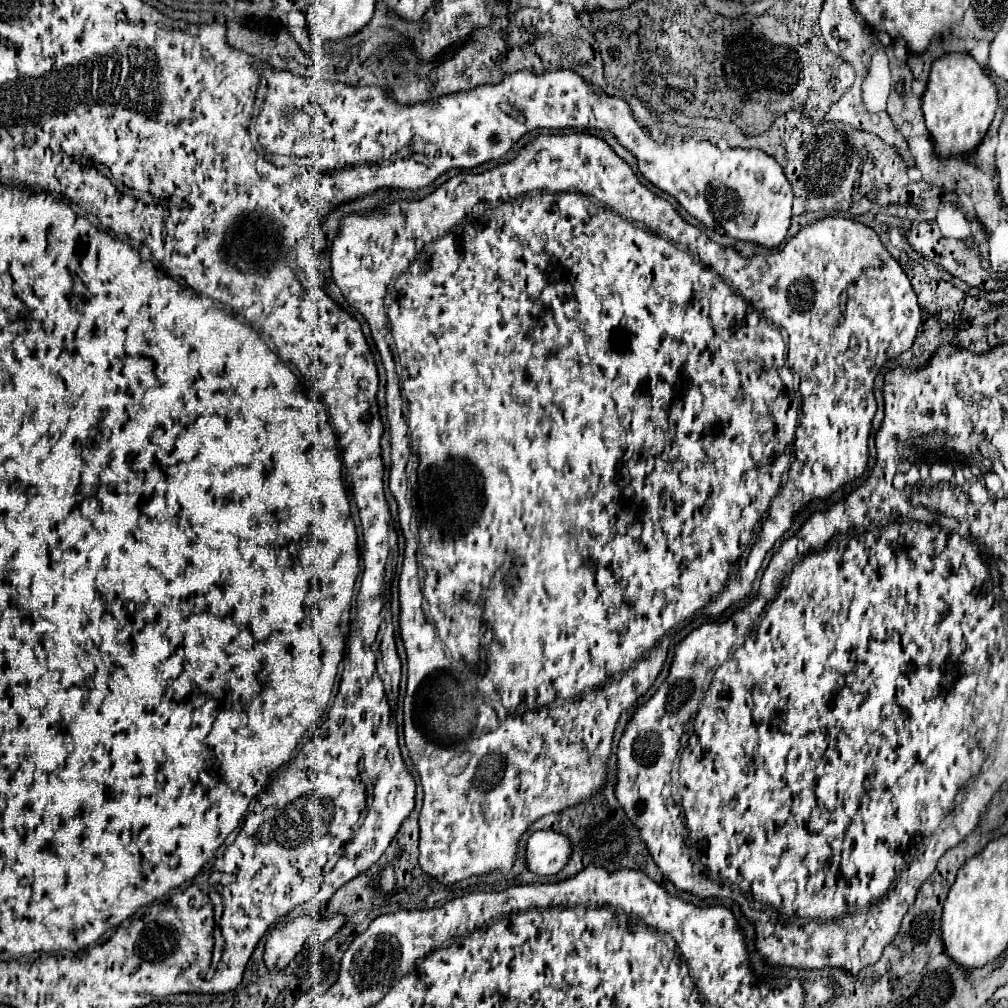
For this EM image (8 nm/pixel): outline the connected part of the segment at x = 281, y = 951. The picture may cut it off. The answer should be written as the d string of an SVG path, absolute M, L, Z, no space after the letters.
M334 914L324 920L302 916L302 918L290 920L284 926L274 928L266 940L266 950L264 950L266 968L268 970L286 968L306 942L310 947L322 944L332 934L336 934L342 924L344 924L344 918L340 914Z

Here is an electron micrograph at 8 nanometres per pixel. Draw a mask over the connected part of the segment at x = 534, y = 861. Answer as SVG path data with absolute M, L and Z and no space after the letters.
M536 830L526 842L526 866L538 876L560 872L570 858L570 844L564 834L554 830Z

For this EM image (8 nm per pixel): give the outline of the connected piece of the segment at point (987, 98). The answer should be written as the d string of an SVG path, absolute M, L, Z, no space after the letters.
M946 54L932 64L928 88L922 98L922 112L932 138L932 146L940 158L974 152L986 136L996 108L996 86L970 54Z

